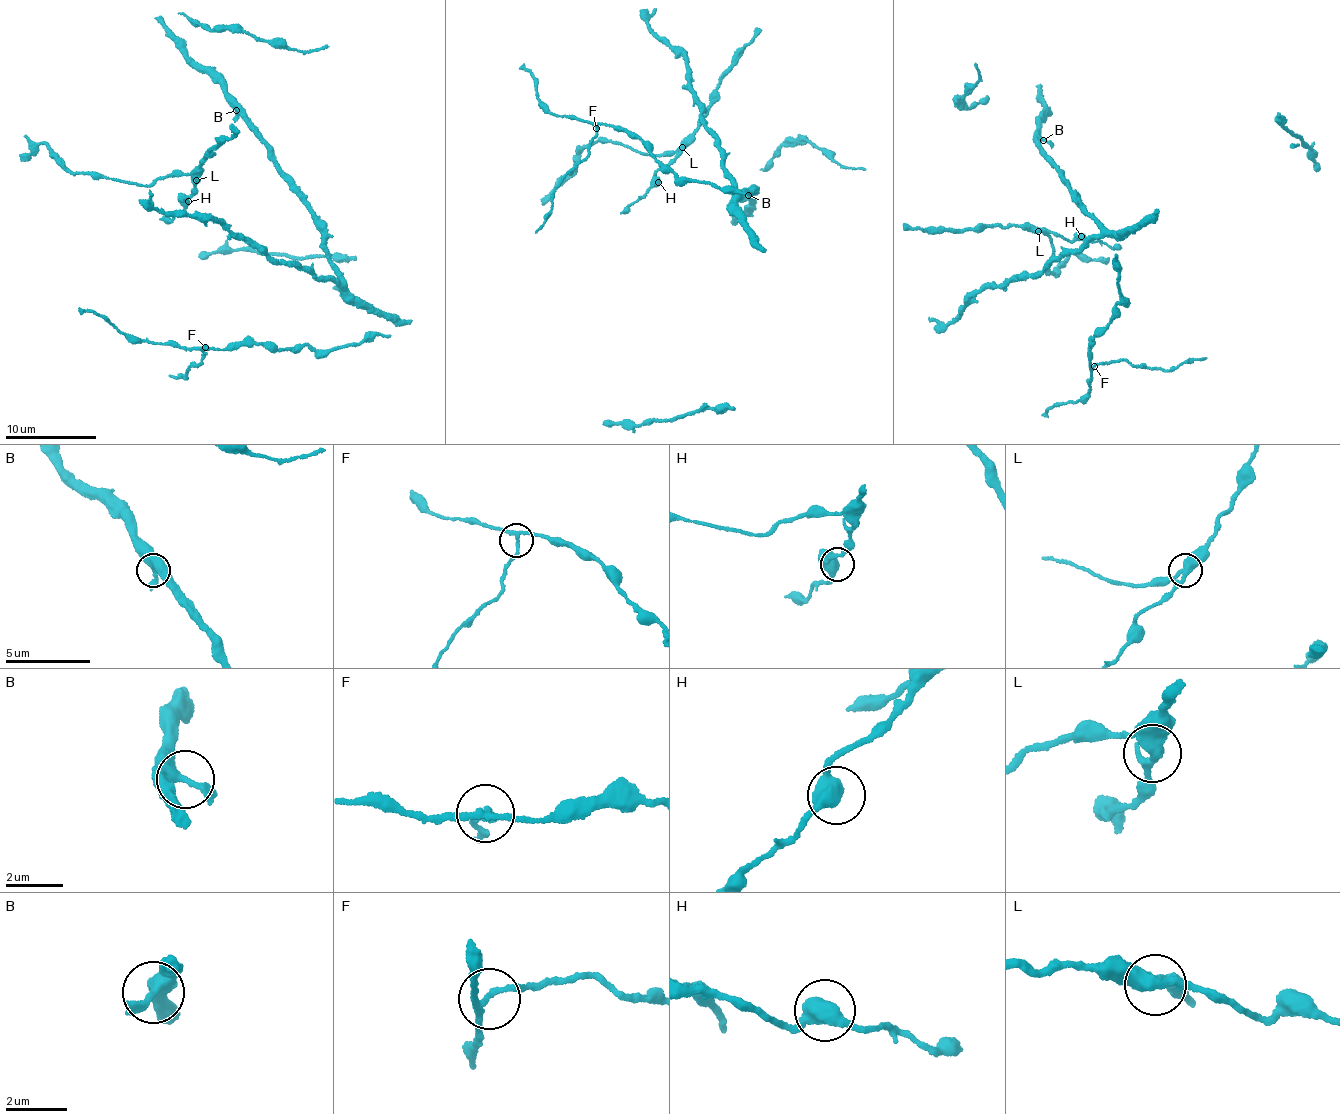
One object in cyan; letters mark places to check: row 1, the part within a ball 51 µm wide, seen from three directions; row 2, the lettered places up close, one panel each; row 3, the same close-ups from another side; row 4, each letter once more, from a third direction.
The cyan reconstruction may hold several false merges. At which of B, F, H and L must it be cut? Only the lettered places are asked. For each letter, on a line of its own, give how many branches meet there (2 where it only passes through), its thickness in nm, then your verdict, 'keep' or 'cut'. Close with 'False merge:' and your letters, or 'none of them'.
B: branches 3; calibre 360 nm; keep
F: branches 3; calibre 190 nm; keep
H: branches 3; calibre 400 nm; keep
L: branches 4; calibre 360 nm; keep
False merge: none of them

